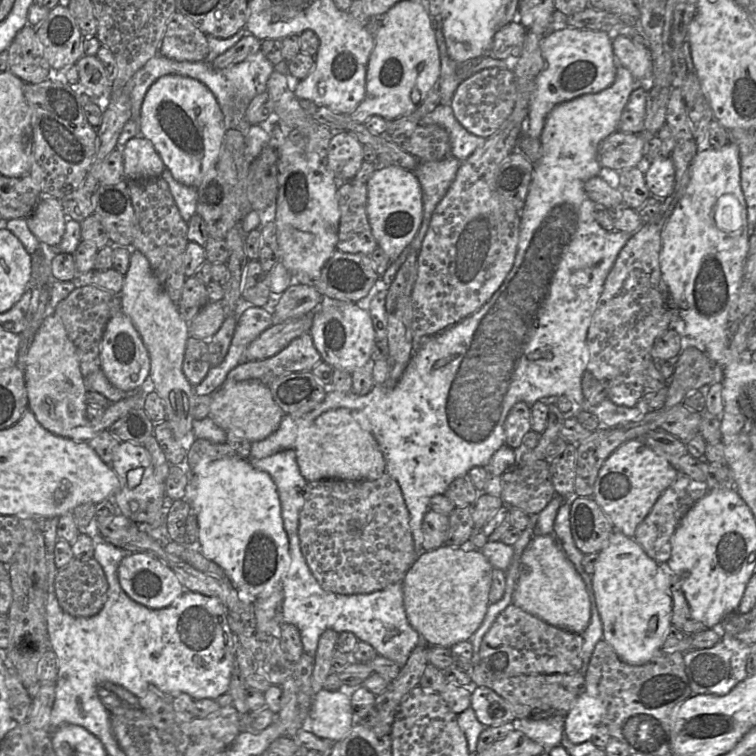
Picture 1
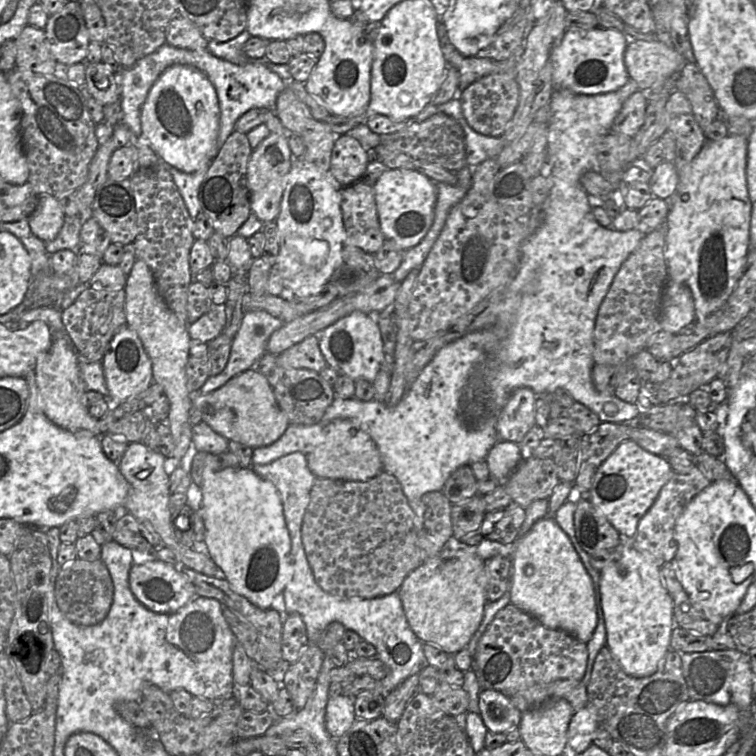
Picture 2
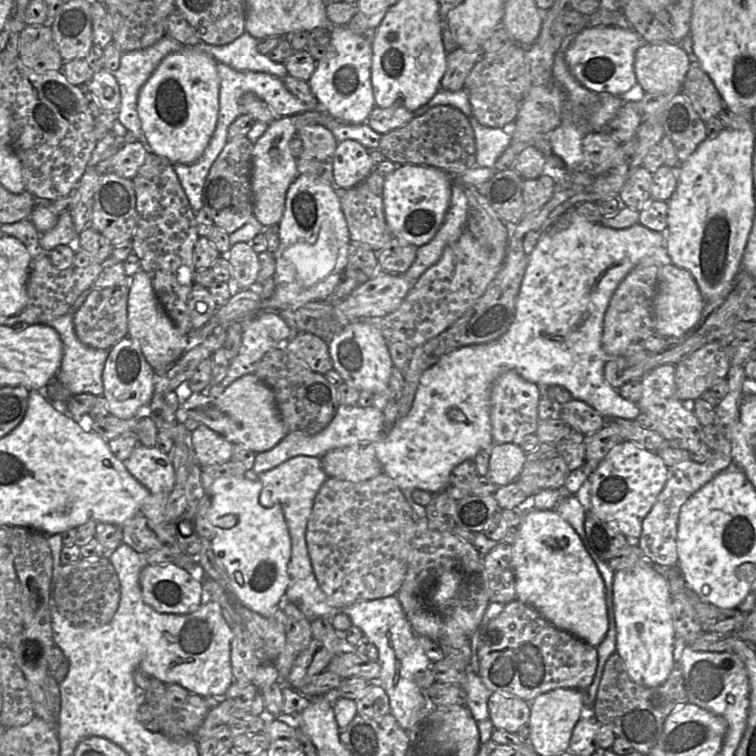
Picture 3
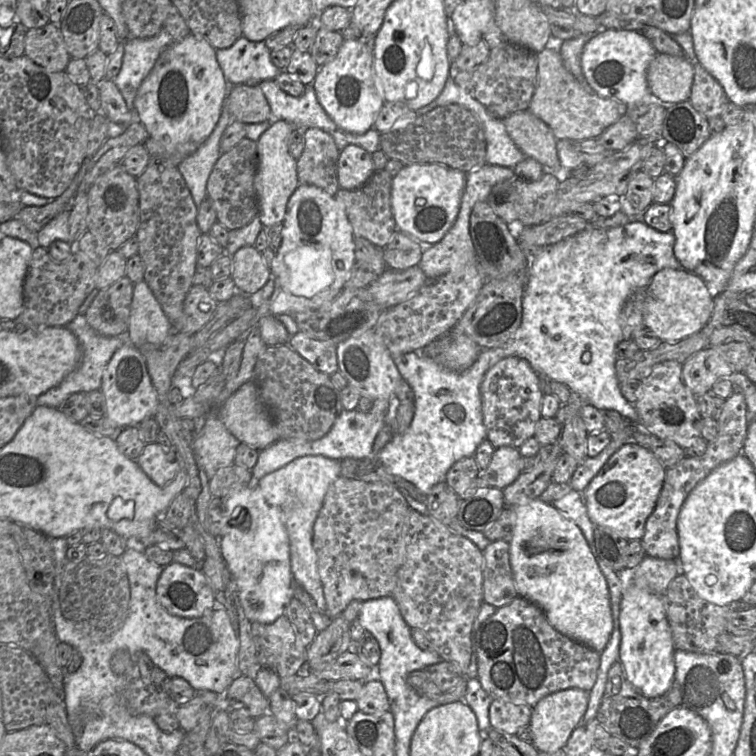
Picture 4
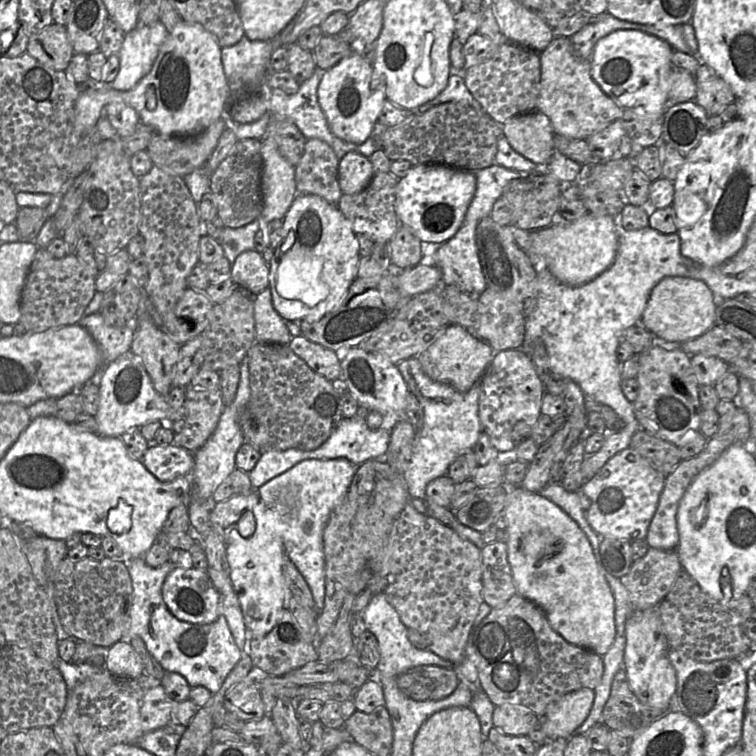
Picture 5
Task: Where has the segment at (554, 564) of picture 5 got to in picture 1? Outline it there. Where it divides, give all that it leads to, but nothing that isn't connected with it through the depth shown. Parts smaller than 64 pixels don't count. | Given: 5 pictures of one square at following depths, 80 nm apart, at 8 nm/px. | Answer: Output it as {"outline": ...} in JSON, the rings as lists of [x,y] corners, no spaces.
{"outline":[[[554,534],[534,535],[521,555],[512,604],[550,625],[581,634],[591,619],[585,583]]]}

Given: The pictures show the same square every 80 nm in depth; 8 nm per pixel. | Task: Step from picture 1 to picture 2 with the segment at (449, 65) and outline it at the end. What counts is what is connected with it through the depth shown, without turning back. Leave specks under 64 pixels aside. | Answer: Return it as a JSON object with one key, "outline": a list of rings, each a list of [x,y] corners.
{"outline":[[[438,20],[437,32],[447,64],[455,67],[460,74],[460,82],[454,99],[460,99],[462,91],[474,81],[496,73],[496,60],[487,56],[465,57],[461,55],[450,42],[446,27],[440,20]]]}

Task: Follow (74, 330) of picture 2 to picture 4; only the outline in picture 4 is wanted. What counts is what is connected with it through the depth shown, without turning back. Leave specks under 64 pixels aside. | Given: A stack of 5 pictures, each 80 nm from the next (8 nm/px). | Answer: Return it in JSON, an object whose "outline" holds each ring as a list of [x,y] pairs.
{"outline":[[[127,276],[99,290],[84,314],[95,332],[115,337],[128,331],[133,290],[134,283]]]}

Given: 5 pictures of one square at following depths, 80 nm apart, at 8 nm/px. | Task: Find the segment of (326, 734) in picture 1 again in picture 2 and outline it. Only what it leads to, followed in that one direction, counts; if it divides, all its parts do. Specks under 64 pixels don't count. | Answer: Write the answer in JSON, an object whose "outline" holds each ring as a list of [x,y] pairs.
{"outline":[[[338,695],[329,697],[326,705],[325,727],[336,740],[342,737],[356,720],[354,709],[355,697]]]}

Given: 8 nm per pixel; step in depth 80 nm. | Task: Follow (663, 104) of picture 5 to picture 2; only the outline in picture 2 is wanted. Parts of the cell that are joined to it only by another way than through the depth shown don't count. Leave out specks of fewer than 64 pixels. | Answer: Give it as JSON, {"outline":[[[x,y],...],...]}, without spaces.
{"outline":[[[567,29],[552,53],[554,89],[567,89],[584,95],[619,90],[630,79],[624,63],[627,44],[624,33],[616,29]]]}

